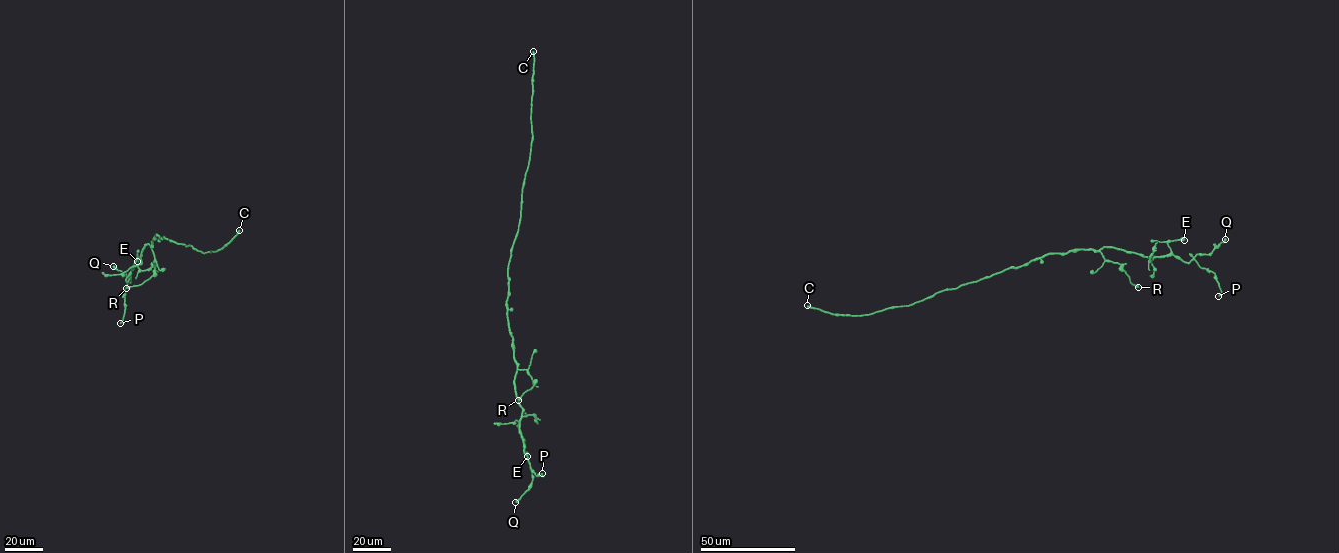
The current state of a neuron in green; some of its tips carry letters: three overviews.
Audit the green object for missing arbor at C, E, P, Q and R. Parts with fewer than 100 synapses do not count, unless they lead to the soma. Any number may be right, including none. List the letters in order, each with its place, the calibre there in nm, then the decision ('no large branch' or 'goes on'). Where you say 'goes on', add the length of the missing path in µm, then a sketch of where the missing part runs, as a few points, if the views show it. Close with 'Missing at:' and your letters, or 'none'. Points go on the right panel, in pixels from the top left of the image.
C: (807, 305) | 420 nm | goes on | 450 µm
E: (1184, 240) | 650 nm | no large branch
P: (1218, 296) | 200 nm | no large branch
Q: (1225, 239) | 550 nm | no large branch
R: (1138, 287) | 480 nm | no large branch
Missing at: C

